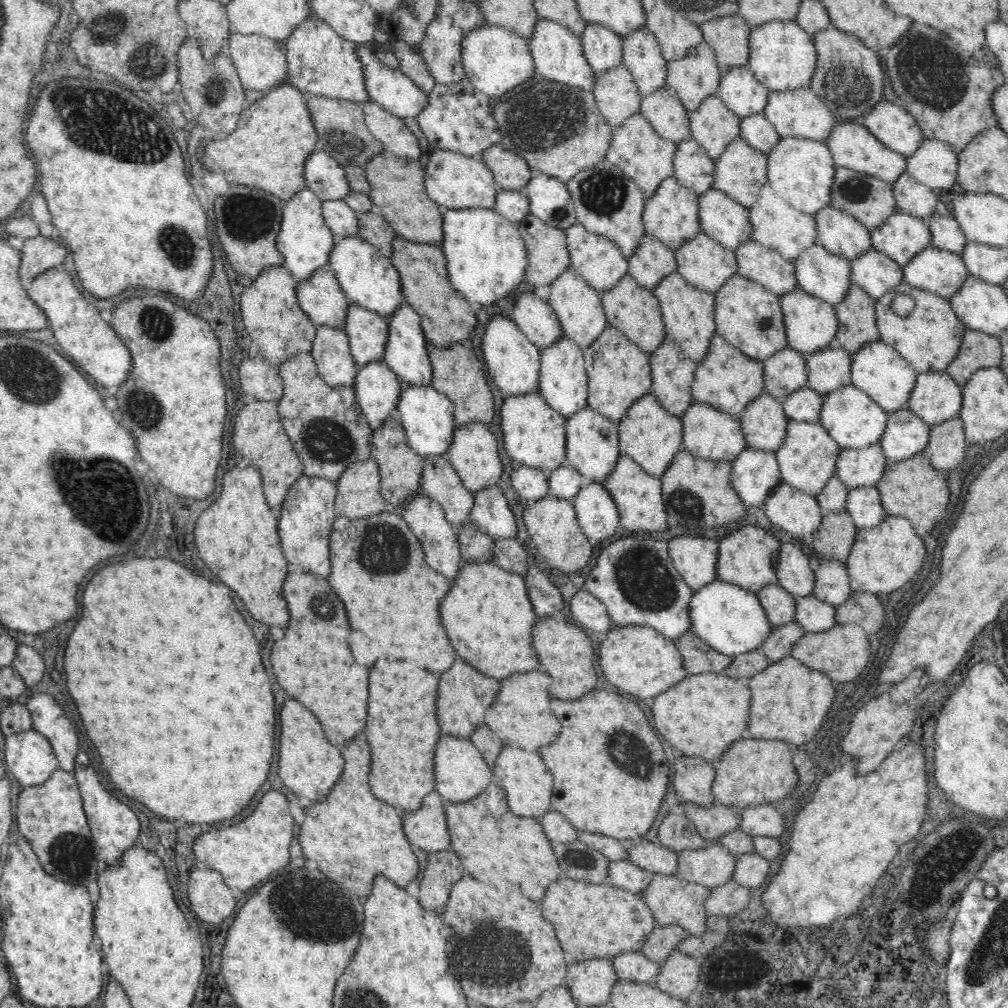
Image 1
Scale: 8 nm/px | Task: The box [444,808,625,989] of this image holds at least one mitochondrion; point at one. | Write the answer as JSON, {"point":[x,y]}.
{"point":[489,954]}

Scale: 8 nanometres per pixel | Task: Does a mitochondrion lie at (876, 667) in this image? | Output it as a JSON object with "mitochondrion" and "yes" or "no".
{"mitochondrion":"no"}

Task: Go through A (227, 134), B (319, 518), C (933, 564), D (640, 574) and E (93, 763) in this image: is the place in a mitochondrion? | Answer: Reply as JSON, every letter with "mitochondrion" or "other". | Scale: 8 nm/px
{"A":"other","B":"other","C":"other","D":"mitochondrion","E":"other"}

